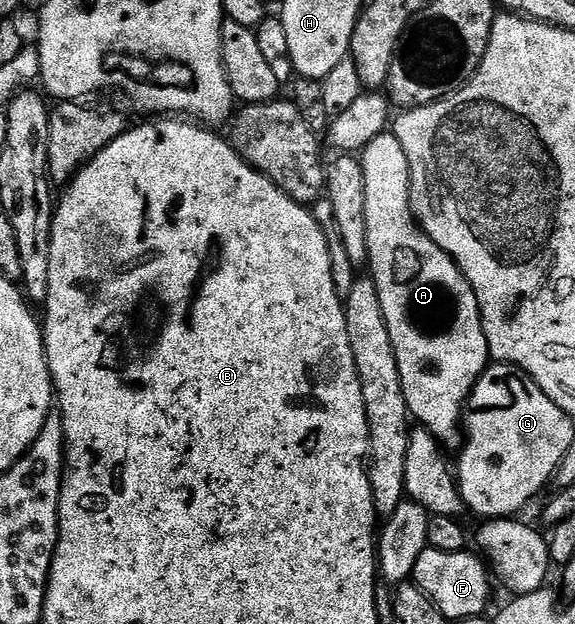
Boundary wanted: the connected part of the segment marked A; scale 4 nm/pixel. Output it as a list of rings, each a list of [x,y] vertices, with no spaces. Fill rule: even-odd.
[[[387,132],[376,136],[372,144],[368,144],[360,152],[360,161],[364,168],[364,212],[368,220],[368,259],[369,273],[372,275],[376,288],[380,292],[380,308],[384,308],[384,320],[388,324],[388,336],[392,336],[392,348],[396,352],[396,364],[400,364],[400,384],[404,392],[404,400],[410,409],[411,419],[419,427],[426,429],[431,436],[438,439],[442,444],[447,442],[457,443],[460,438],[460,423],[464,418],[466,399],[474,391],[474,385],[478,383],[478,377],[485,372],[491,361],[488,340],[484,336],[482,327],[482,313],[478,307],[476,296],[468,284],[468,280],[460,272],[460,268],[452,259],[437,246],[436,243],[422,231],[418,225],[413,210],[410,209],[410,169],[408,168],[408,156],[404,156],[404,148],[394,133]]]

